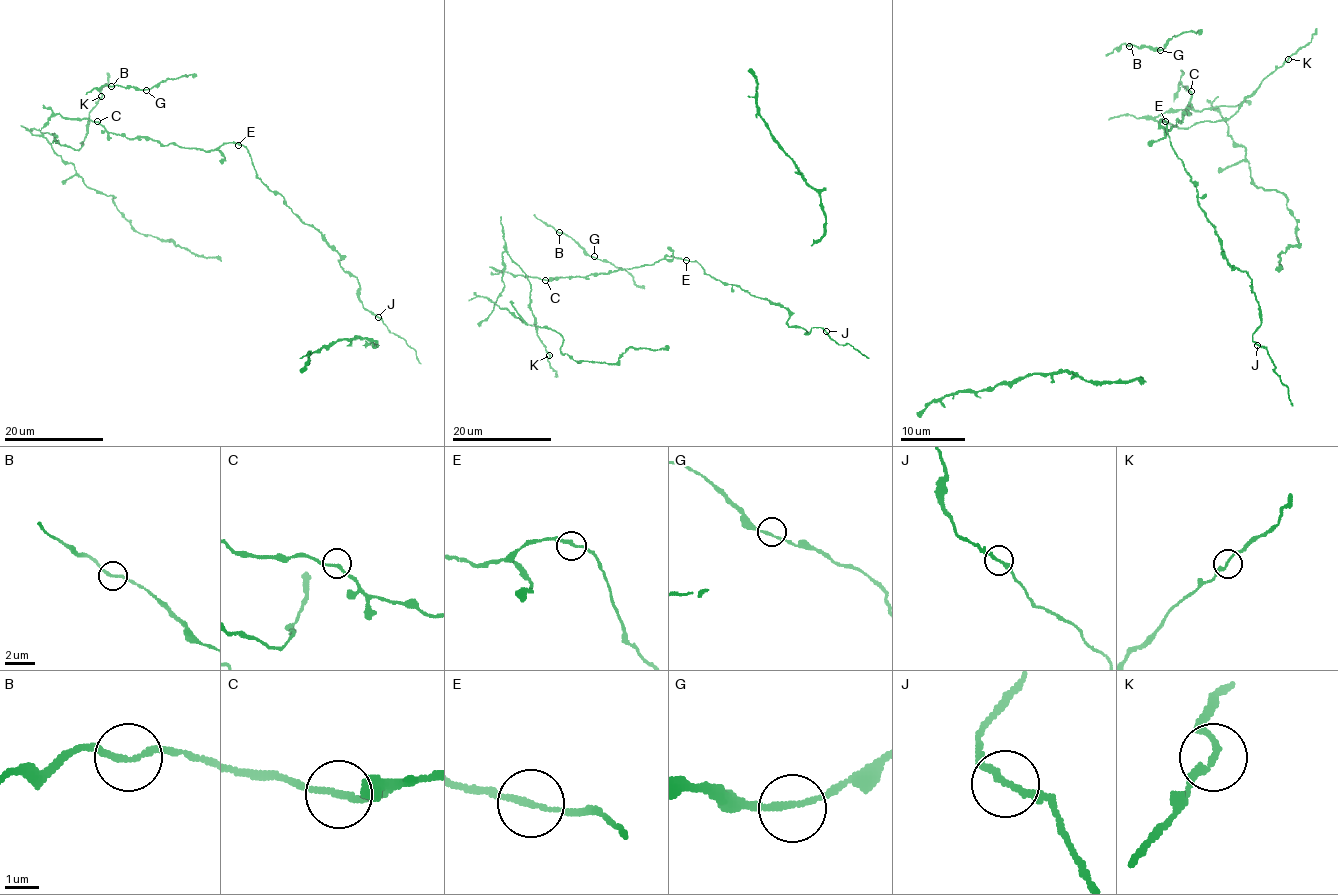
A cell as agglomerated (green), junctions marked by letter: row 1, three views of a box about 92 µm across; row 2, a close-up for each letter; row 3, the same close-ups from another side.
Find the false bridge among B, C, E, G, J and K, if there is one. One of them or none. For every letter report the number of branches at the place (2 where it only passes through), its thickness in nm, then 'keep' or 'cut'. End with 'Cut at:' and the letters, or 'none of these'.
B: 2 | 180 nm | keep
C: 2 | 190 nm | keep
E: 2 | 180 nm | keep
G: 2 | 160 nm | keep
J: 2 | 180 nm | keep
K: 2 | 190 nm | keep
Cut at: none of these

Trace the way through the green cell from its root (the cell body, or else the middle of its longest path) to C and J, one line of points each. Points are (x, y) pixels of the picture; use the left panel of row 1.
C: (241, 145), (228, 142), (208, 151), (172, 143), (161, 145), (150, 138), (126, 138), (111, 133), (97, 121)
J: (241, 145), (258, 178), (278, 192), (284, 203), (340, 256), (342, 268), (358, 280), (363, 307), (378, 317)

